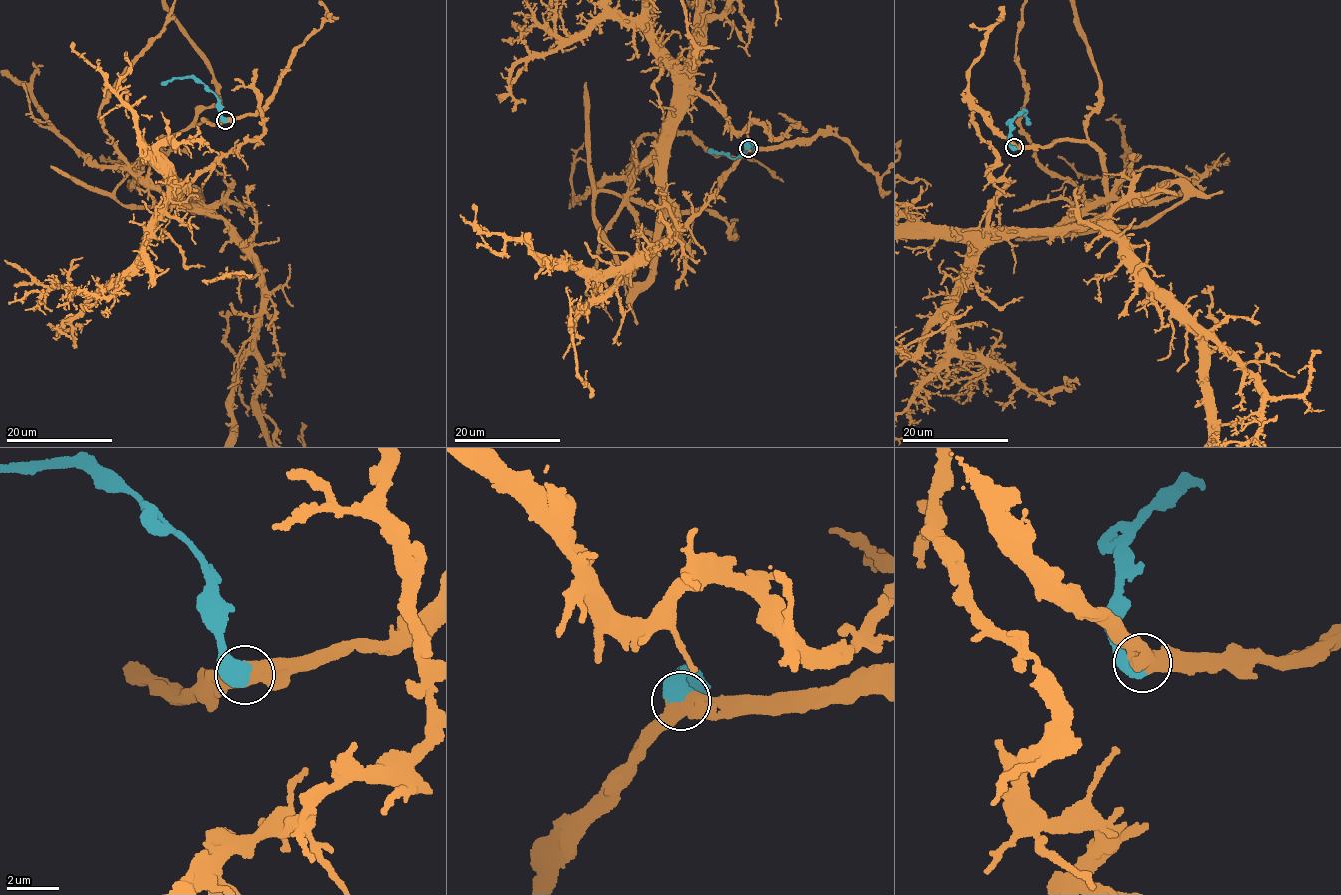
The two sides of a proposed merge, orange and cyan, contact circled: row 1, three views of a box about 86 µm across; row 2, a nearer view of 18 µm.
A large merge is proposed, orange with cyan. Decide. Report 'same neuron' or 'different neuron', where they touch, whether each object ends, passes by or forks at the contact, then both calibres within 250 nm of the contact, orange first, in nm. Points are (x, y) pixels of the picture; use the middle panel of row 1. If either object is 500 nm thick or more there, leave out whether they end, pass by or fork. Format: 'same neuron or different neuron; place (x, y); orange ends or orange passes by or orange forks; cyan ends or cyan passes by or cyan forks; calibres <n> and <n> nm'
same neuron; place (748, 148); calibres 460 and 750 nm

